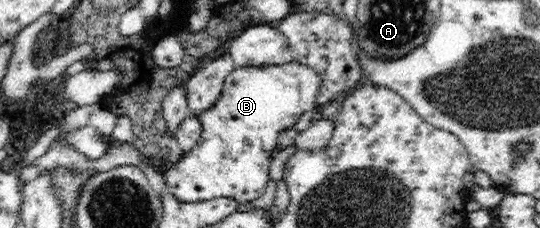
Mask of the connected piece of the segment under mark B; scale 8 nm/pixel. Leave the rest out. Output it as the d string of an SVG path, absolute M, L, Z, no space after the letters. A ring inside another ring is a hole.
M294 61L282 66L265 65L236 69L225 80L221 97L215 105L195 116L202 126L200 141L186 151L183 160L177 162L175 167L162 170L169 192L175 195L175 199L185 202L223 197L232 198L244 205L259 200L270 180L269 164L279 148L279 134L293 128L305 112L317 109L319 85L319 76L313 69Z

